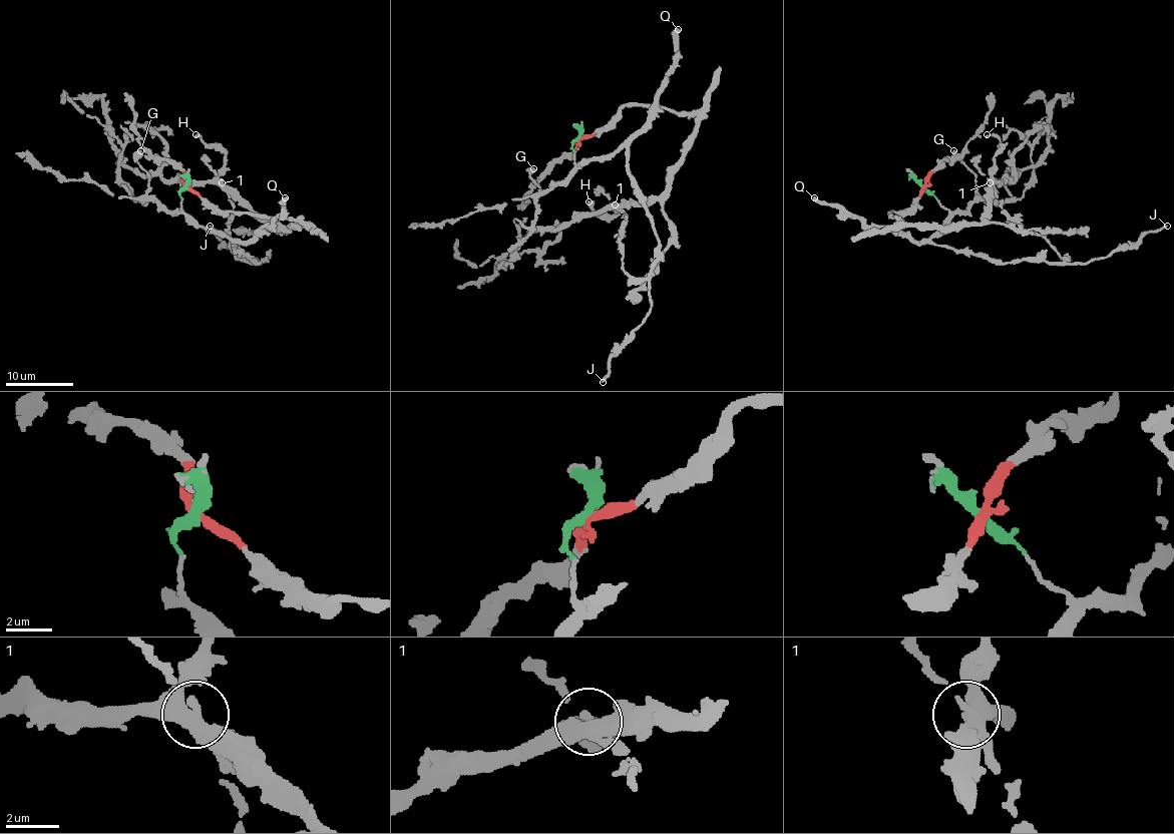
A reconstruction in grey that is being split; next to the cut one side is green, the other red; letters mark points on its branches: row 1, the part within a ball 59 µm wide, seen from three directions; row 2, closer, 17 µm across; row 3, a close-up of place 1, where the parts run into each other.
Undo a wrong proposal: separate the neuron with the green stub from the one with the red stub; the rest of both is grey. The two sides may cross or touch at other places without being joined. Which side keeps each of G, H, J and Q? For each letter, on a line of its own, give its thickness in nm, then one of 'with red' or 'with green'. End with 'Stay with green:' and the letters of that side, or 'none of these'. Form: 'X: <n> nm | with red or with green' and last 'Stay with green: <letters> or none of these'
G: 440 nm | with green
H: 320 nm | with red
J: 220 nm | with green
Q: 550 nm | with green
Stay with green: G, J, Q

